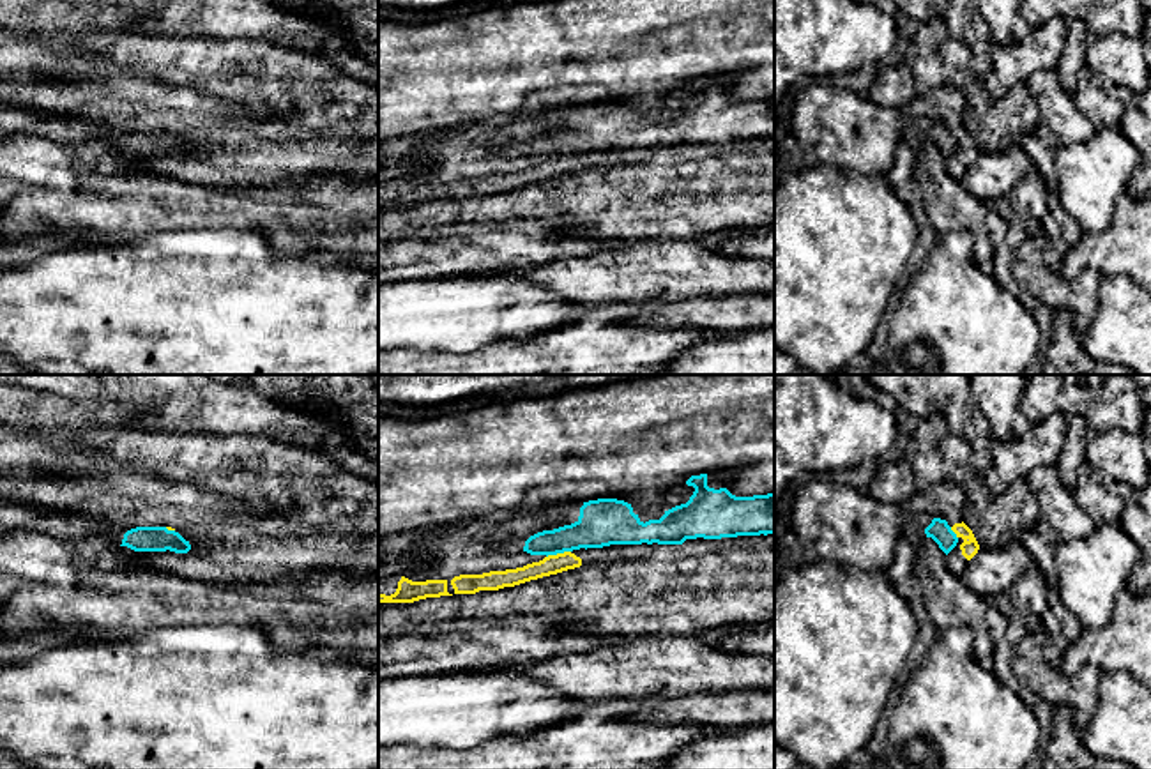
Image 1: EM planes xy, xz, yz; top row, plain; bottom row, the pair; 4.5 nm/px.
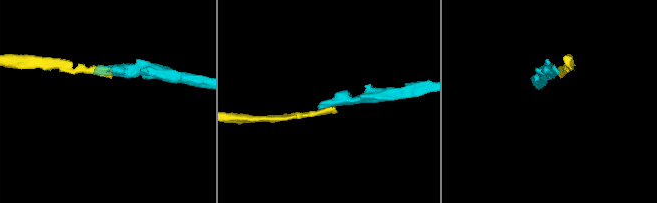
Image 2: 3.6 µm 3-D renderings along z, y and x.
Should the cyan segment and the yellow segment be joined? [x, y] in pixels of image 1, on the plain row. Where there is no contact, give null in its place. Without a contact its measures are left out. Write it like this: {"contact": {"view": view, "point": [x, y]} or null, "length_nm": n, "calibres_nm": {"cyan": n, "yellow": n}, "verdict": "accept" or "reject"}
{"contact": {"view": "xz", "point": [557, 156]}, "length_nm": 120, "calibres_nm": {"cyan": 220, "yellow": 90}, "verdict": "reject"}

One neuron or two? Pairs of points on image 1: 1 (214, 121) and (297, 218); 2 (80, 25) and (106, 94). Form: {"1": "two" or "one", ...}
{"1": "two", "2": "two"}

